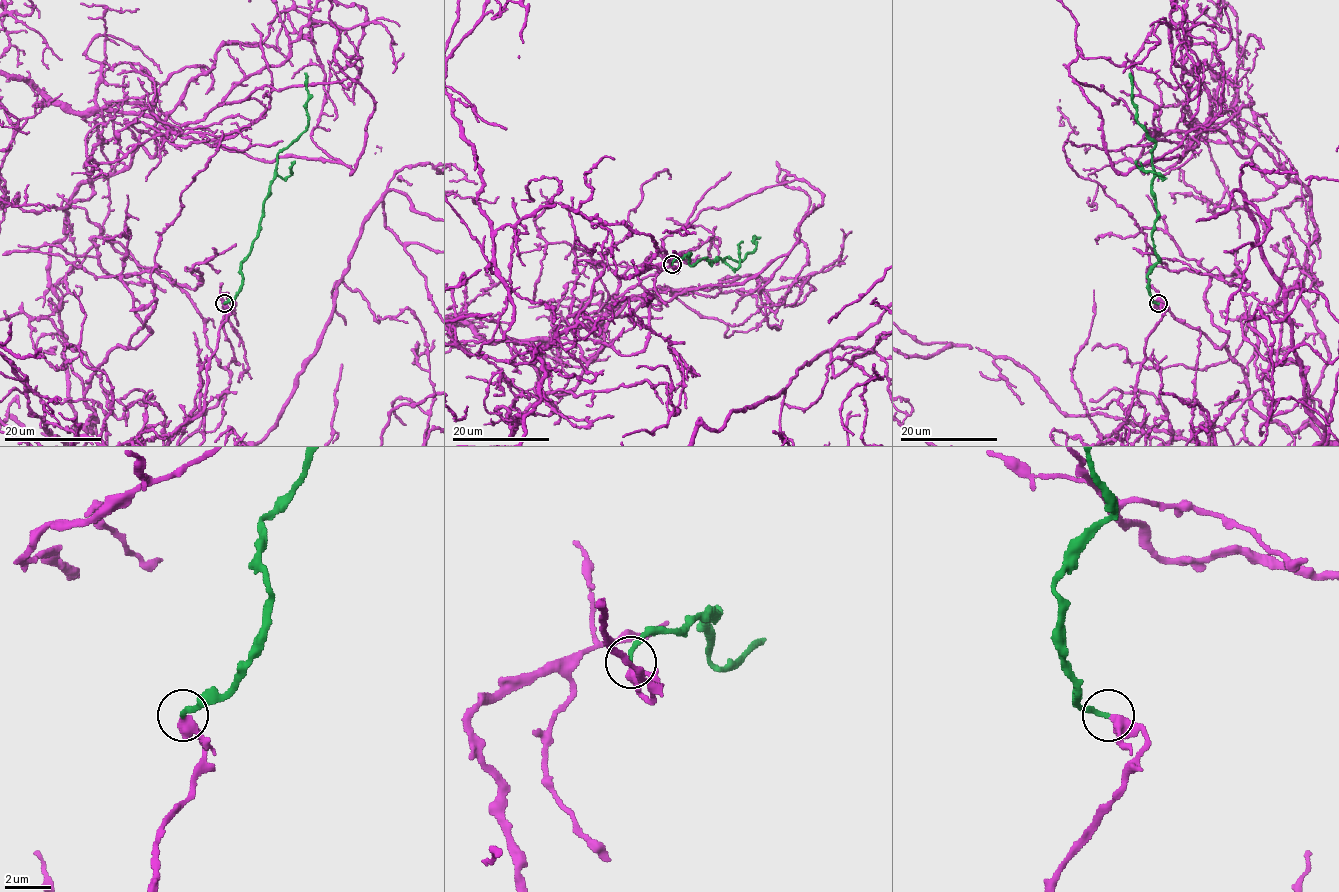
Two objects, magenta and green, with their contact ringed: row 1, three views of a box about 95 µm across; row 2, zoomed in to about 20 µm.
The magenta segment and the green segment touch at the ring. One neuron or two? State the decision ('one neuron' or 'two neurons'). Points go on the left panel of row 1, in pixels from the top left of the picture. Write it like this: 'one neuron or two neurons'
one neuron

